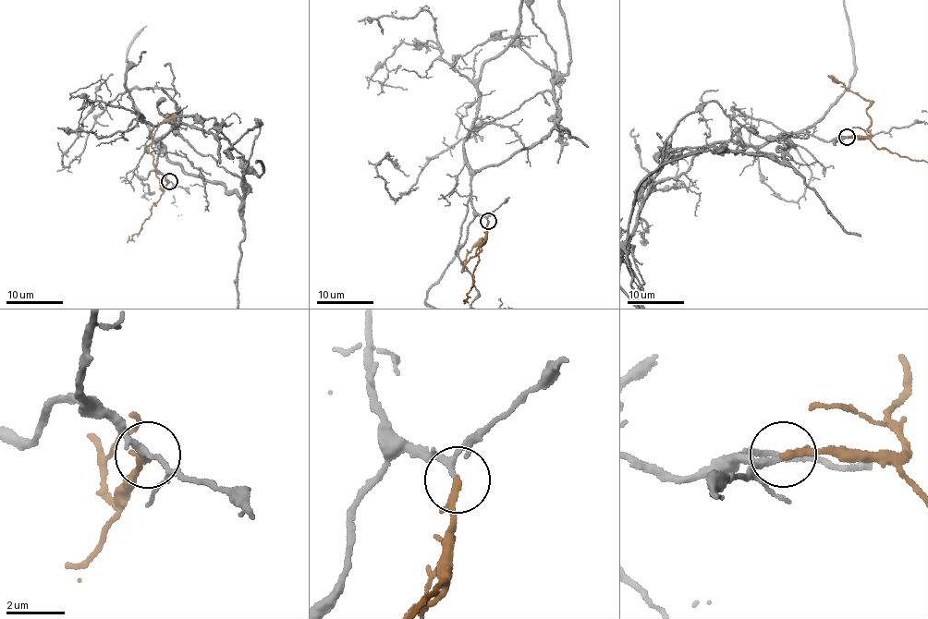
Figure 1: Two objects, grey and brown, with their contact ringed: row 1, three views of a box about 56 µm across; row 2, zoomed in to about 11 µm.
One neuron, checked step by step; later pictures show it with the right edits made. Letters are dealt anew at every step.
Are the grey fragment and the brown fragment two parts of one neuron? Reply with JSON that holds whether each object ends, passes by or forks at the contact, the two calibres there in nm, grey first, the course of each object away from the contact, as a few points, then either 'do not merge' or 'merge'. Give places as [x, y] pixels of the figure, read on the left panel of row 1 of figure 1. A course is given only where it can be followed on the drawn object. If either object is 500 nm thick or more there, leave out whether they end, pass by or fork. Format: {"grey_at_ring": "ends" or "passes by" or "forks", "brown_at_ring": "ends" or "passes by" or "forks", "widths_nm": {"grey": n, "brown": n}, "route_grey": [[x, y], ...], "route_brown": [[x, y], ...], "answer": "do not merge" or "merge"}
{"grey_at_ring": "forks", "brown_at_ring": "passes by", "widths_nm": {"grey": 140, "brown": 170}, "route_brown": [[168, 181], [165, 190], [161, 188], [149, 148], [155, 129], [163, 120], [174, 118], [176, 124]], "answer": "merge"}

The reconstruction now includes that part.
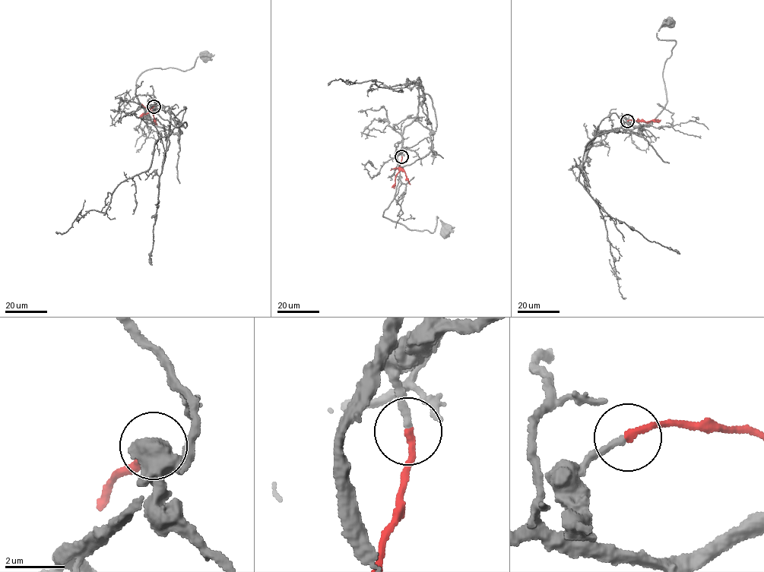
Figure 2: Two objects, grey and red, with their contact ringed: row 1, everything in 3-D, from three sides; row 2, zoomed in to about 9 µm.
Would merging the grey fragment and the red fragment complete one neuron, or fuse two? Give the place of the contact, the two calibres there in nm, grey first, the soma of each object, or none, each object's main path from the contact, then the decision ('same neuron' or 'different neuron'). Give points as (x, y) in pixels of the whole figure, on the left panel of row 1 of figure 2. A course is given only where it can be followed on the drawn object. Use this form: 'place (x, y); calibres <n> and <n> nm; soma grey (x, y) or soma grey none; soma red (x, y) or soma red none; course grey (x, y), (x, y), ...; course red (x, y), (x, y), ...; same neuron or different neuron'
place (153, 106); calibres 220 and 220 nm; soma grey (203, 55); soma red none; course grey (153, 106), (148, 118), (135, 93), (136, 79), (144, 71), (188, 70), (198, 56), (204, 56); course red (153, 106), (150, 112), (156, 124); same neuron

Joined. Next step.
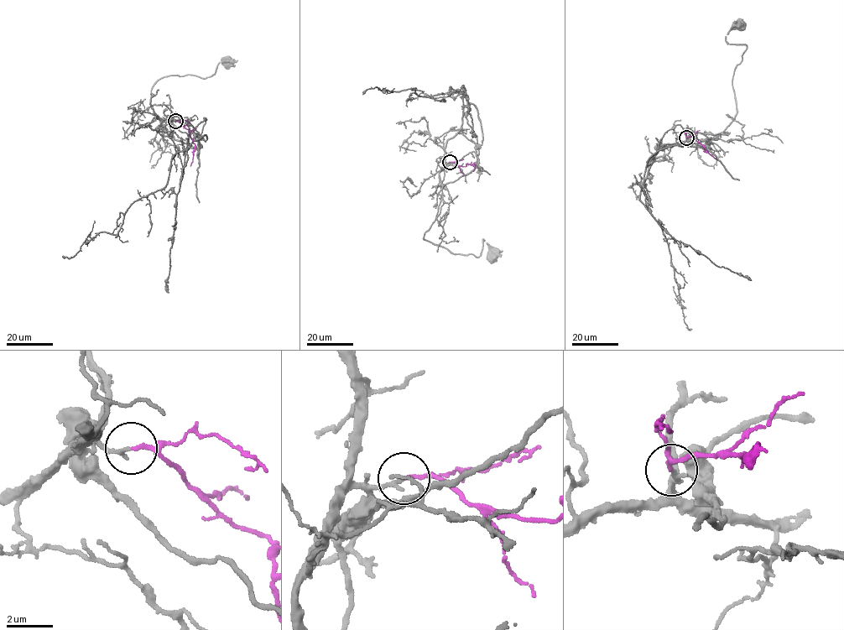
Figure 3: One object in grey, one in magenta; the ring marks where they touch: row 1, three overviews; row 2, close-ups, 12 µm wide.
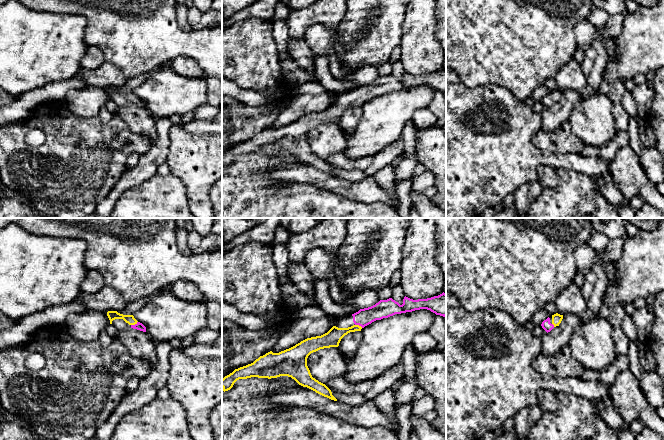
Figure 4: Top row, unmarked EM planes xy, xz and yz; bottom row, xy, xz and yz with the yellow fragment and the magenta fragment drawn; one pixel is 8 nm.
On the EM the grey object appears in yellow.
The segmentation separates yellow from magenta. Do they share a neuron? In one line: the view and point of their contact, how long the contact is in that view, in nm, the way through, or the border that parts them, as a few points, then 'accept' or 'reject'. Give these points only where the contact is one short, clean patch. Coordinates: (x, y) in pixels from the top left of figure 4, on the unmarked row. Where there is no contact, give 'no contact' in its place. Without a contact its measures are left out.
xy (134, 100) | 70 nm | across xy (112, 91), (128, 94), (134, 100), (139, 102) | accept

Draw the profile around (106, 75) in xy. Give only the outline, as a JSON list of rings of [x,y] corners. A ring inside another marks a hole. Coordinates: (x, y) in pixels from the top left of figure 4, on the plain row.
[[[106,61],[96,69],[82,68],[76,76],[81,78],[86,86],[101,88],[121,87],[131,79],[123,74],[116,66]]]

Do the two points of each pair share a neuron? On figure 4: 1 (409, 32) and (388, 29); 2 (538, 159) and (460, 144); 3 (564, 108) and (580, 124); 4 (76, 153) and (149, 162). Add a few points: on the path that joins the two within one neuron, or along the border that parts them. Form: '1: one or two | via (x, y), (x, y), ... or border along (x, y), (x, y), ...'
1: two | border along (406, 10), (401, 25), (401, 42), (399, 44)
2: one | via (519, 158), (503, 158), (479, 149)
3: two | border along (586, 97), (581, 97), (573, 105), (566, 120)
4: two | border along (152, 145), (147, 151), (140, 154)

